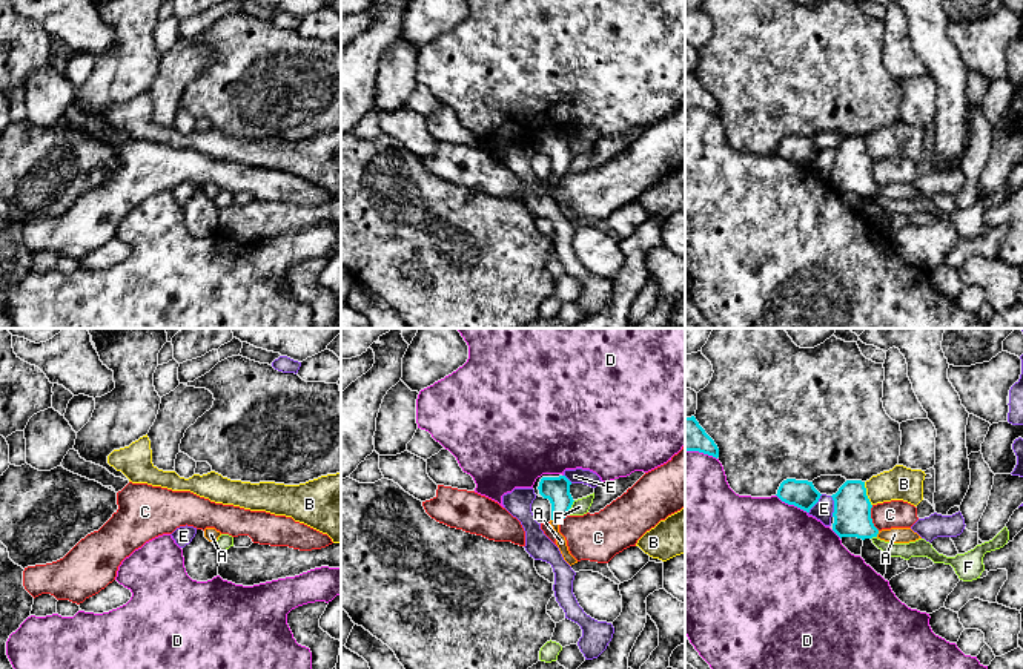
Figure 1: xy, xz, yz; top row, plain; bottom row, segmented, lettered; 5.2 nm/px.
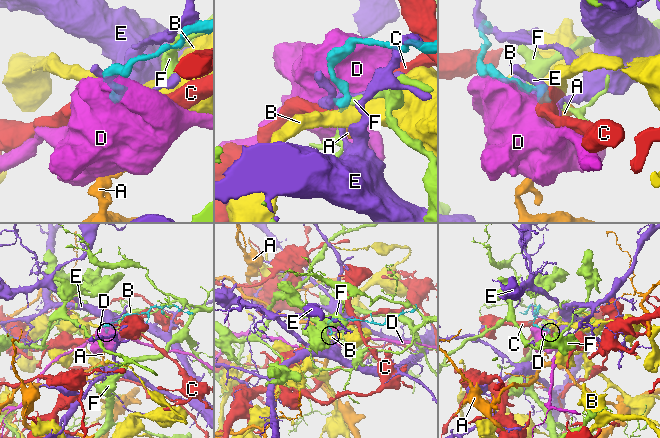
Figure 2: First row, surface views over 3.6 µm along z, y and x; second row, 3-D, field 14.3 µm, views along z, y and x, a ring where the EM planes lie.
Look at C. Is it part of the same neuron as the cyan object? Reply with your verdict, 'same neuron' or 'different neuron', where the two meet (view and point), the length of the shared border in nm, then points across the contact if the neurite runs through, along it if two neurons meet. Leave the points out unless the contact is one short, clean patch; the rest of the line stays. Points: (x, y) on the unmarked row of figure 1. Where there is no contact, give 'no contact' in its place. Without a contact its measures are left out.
different neuron; contact yz (870, 174); length 140 nm; border yz (871, 161), (871, 178), (879, 186)

